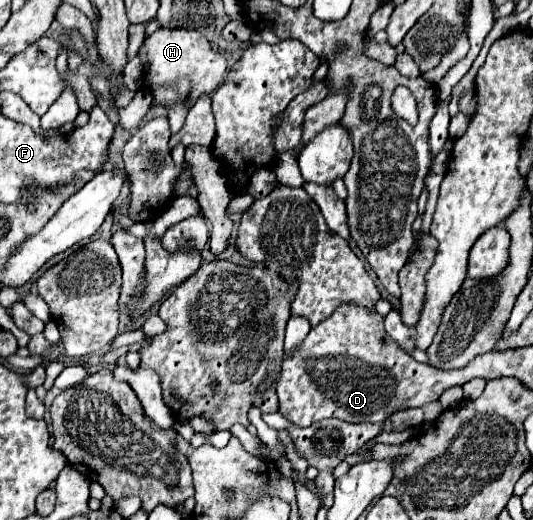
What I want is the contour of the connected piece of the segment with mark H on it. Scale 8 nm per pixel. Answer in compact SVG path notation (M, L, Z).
M160 27L156 33L152 33L142 49L140 49L140 59L146 65L144 73L146 73L146 85L154 87L154 85L170 85L176 83L178 79L190 77L192 79L192 89L190 89L190 97L186 101L188 107L192 107L192 103L196 103L196 99L204 93L212 93L222 81L224 81L224 73L226 73L226 59L220 51L212 49L210 41L198 33L198 31L190 31L190 29L164 29Z

